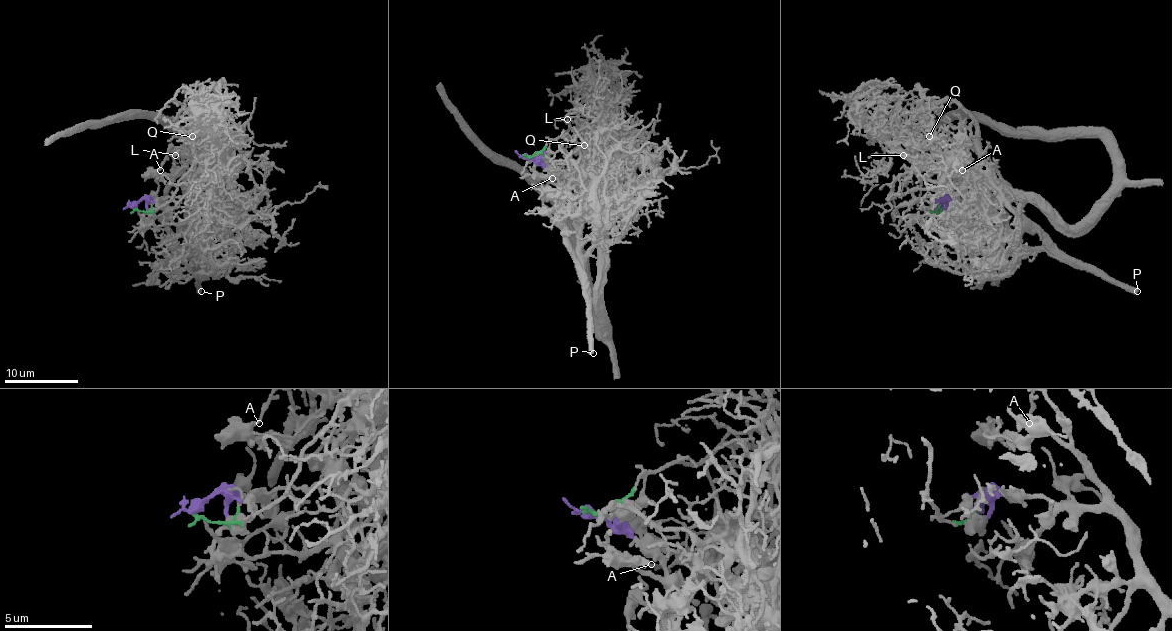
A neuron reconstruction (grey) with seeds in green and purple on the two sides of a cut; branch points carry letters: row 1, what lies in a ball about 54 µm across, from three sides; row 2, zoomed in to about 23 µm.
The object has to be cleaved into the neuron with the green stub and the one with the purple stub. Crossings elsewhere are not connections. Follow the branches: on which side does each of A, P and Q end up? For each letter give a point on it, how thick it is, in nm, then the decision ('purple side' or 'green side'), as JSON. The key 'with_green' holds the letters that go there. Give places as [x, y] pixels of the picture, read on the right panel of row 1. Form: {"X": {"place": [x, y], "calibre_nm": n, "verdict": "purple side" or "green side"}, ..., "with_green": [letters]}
{"A": {"place": [962, 170], "calibre_nm": 150, "verdict": "purple side"}, "P": {"place": [1137, 291], "calibre_nm": 480, "verdict": "purple side"}, "Q": {"place": [929, 136], "calibre_nm": 150, "verdict": "green side"}, "with_green": ["Q"]}

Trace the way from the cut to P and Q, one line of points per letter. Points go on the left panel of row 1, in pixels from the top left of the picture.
P: (132, 207), (145, 200), (165, 200), (167, 235), (196, 266), (196, 286), (200, 292)
Q: (132, 207), (154, 211), (172, 196), (191, 168), (204, 157), (209, 161), (200, 148), (193, 148), (193, 137)

